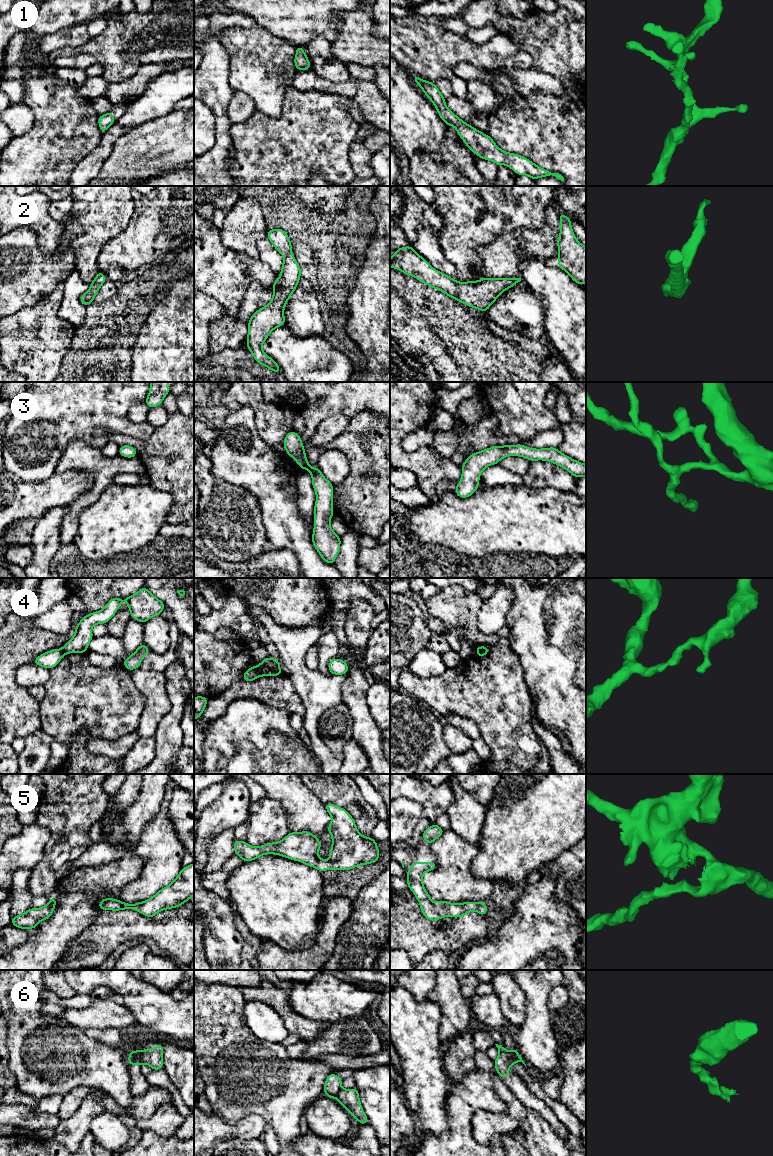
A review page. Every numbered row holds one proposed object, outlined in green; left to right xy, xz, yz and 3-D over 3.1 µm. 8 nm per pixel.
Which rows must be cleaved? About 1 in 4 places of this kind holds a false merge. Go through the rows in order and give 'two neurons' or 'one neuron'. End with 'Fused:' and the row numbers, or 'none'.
1: one neuron
2: one neuron
3: one neuron
4: two neurons
5: one neuron
6: two neurons
Fused: 4, 6

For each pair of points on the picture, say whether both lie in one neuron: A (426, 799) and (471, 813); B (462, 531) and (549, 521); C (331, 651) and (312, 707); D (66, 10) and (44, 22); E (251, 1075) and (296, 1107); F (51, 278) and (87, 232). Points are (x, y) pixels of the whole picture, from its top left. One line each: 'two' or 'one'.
A: two
B: one
C: two
D: one
E: one
F: two

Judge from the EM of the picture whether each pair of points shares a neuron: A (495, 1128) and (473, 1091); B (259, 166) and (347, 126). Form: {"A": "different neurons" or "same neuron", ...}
{"A": "different neurons", "B": "same neuron"}

